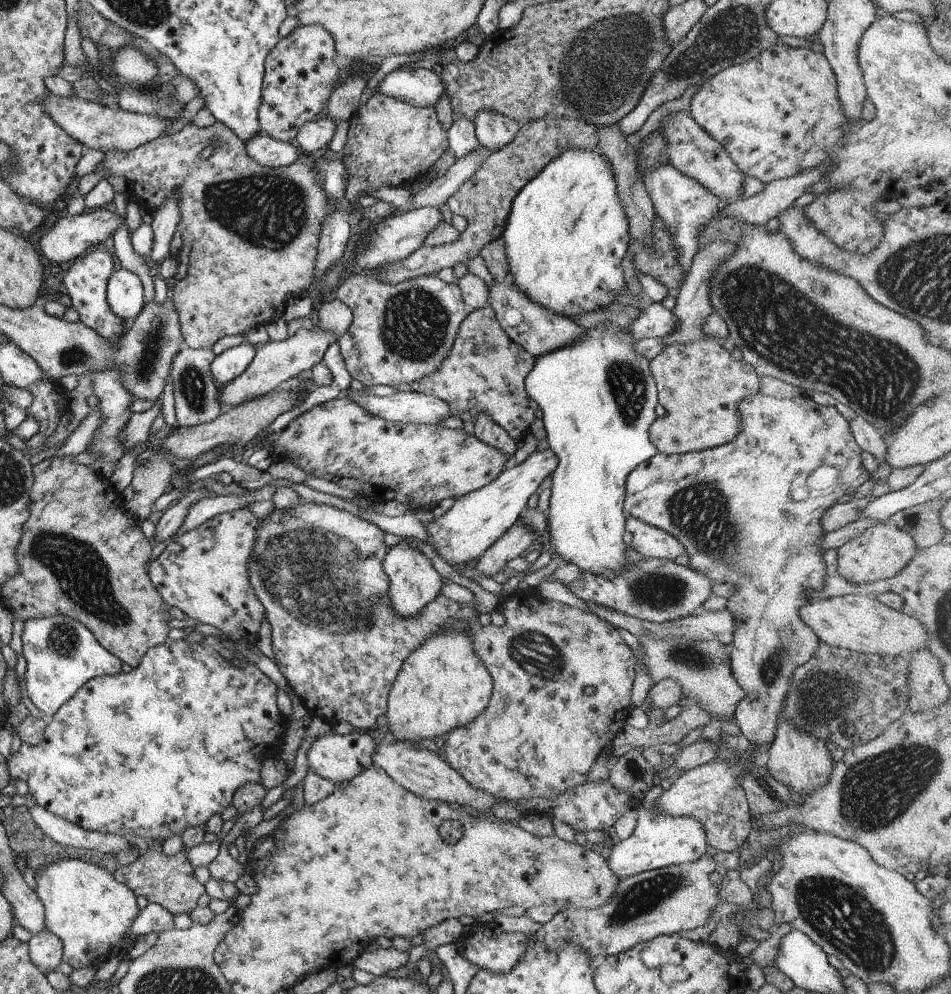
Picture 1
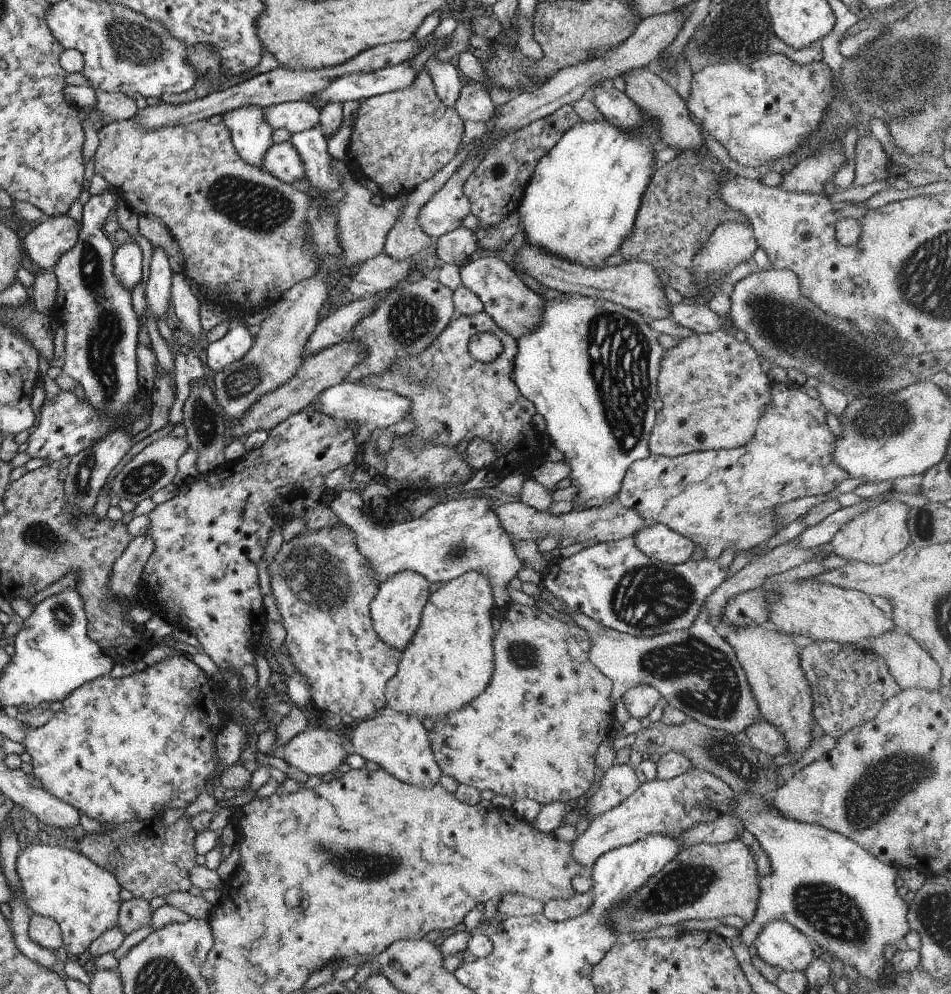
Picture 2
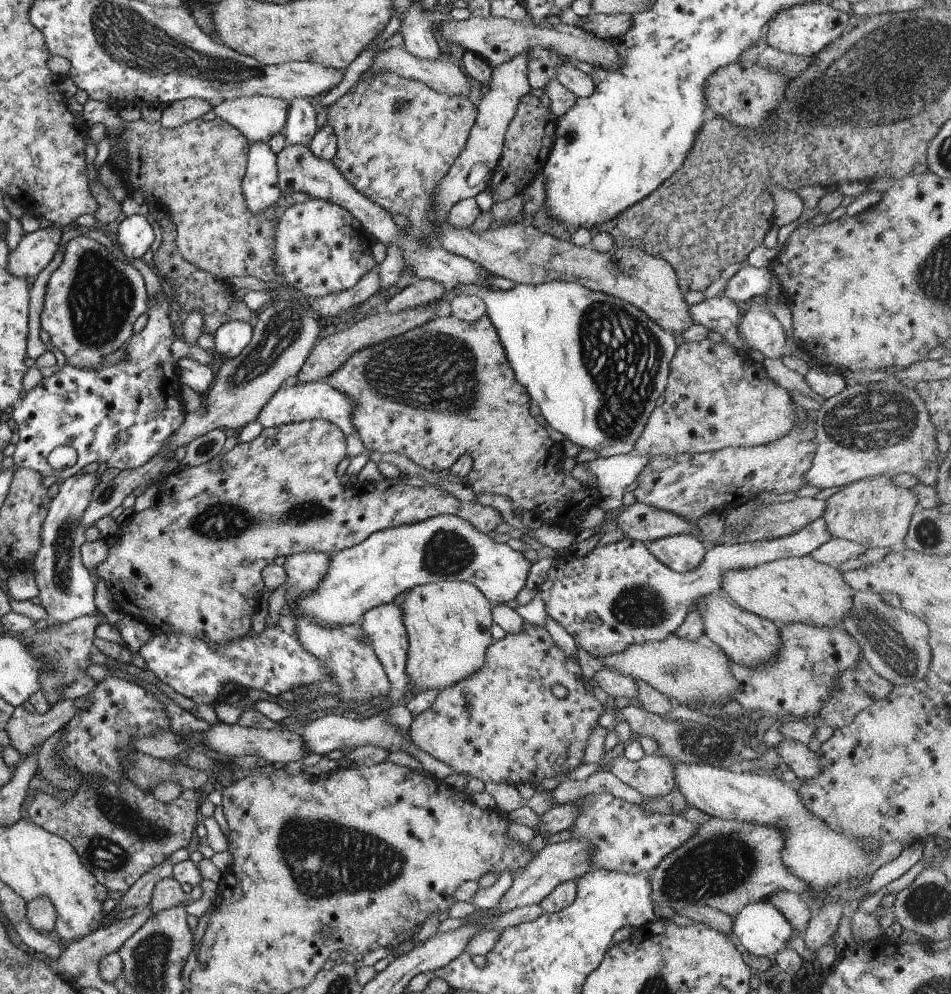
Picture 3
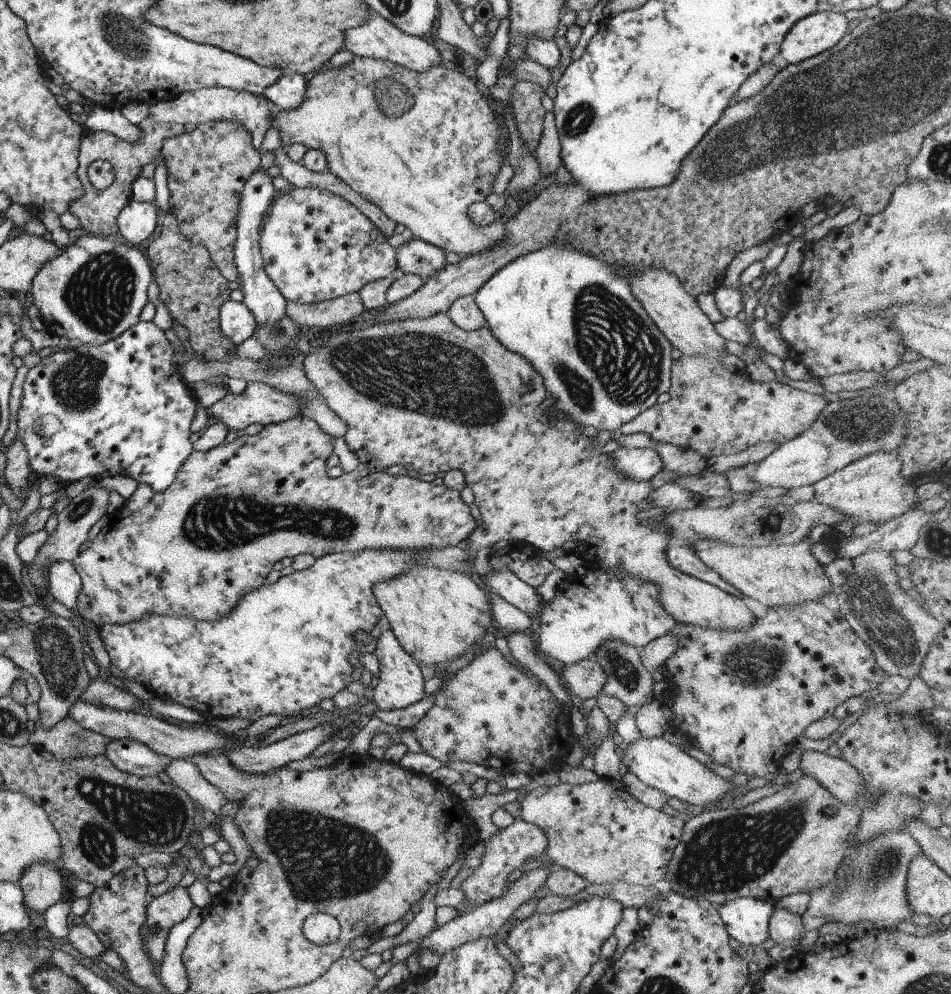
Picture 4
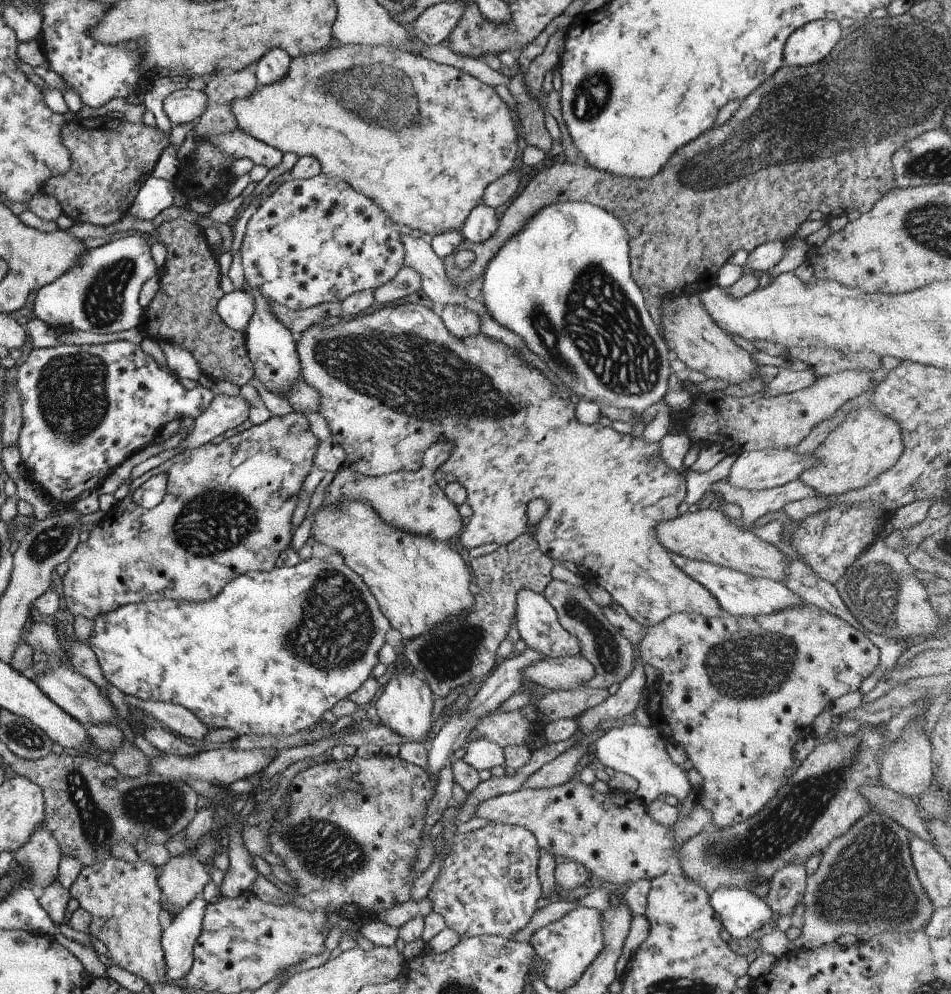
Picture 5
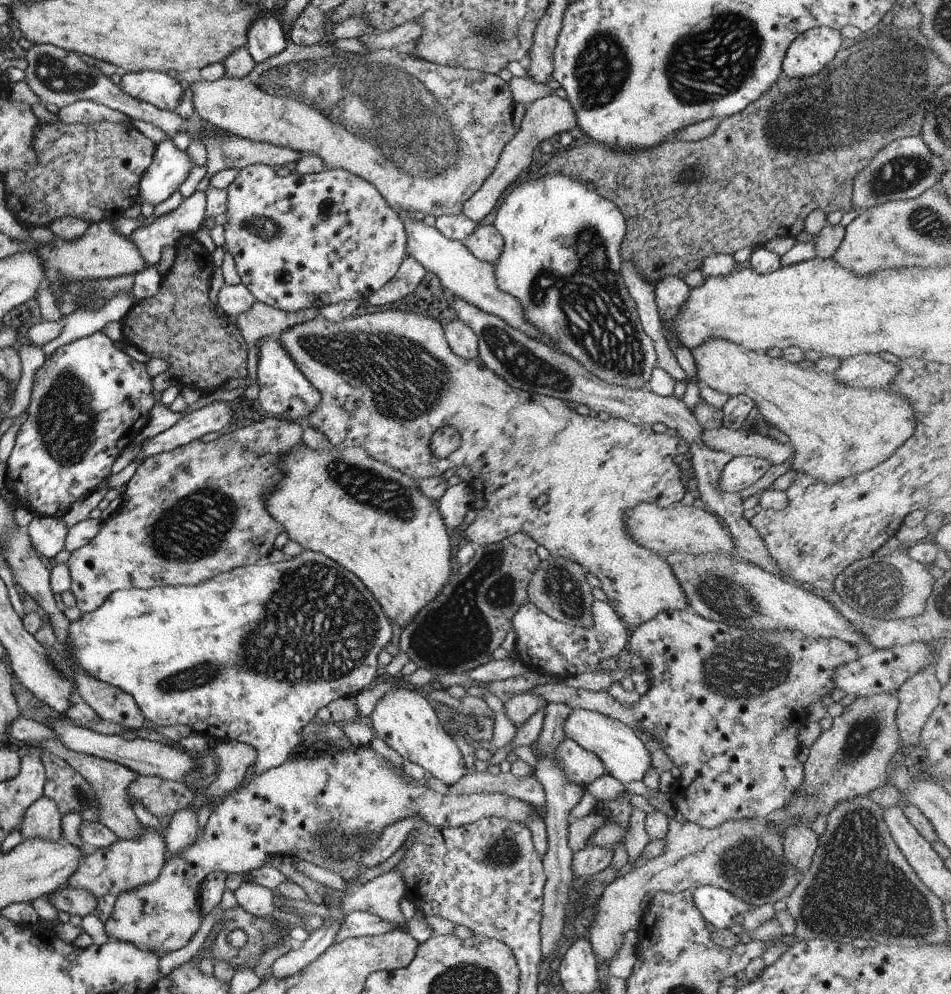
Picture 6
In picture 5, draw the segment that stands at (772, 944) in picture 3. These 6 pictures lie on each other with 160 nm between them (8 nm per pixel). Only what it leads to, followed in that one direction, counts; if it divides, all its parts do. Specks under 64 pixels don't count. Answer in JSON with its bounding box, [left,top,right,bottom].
[708,887,772,938]

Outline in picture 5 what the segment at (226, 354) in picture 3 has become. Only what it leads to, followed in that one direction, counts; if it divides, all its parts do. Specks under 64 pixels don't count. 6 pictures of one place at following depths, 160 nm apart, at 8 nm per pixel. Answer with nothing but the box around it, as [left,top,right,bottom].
[216,290,253,331]

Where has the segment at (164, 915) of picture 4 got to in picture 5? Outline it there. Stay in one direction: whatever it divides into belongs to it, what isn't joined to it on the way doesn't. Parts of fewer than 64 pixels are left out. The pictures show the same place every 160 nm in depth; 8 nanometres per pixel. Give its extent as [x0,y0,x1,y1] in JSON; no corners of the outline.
[156,850,209,915]

